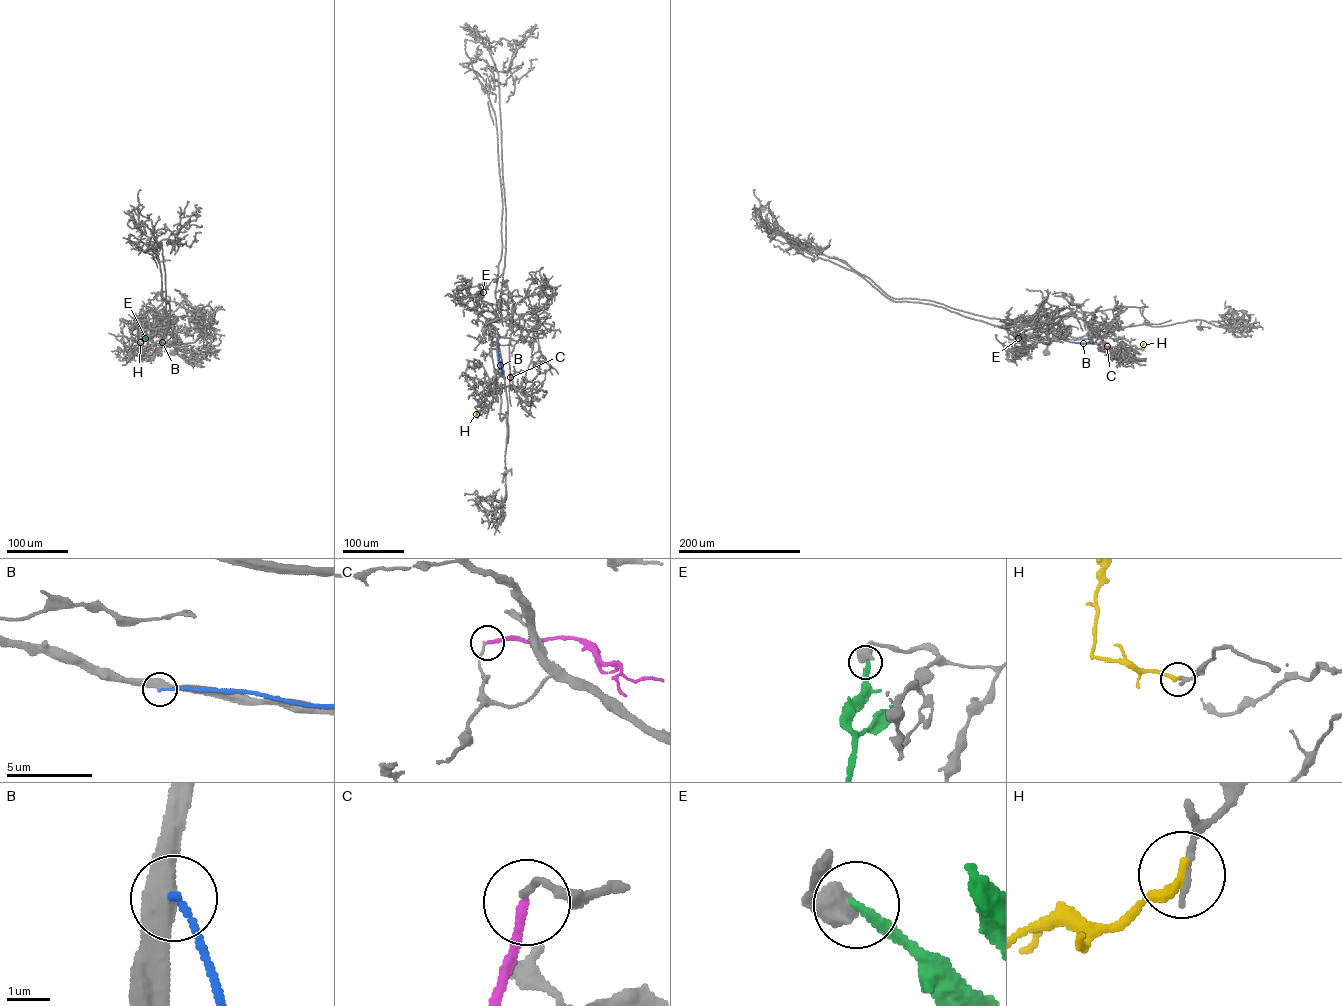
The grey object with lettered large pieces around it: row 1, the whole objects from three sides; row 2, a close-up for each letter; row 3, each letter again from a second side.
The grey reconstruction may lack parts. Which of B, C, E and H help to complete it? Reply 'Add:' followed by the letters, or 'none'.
Add: none

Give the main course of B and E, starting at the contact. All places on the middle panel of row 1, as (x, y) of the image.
B: (496, 342), (502, 373)
E: (483, 285), (482, 297), (478, 301)

